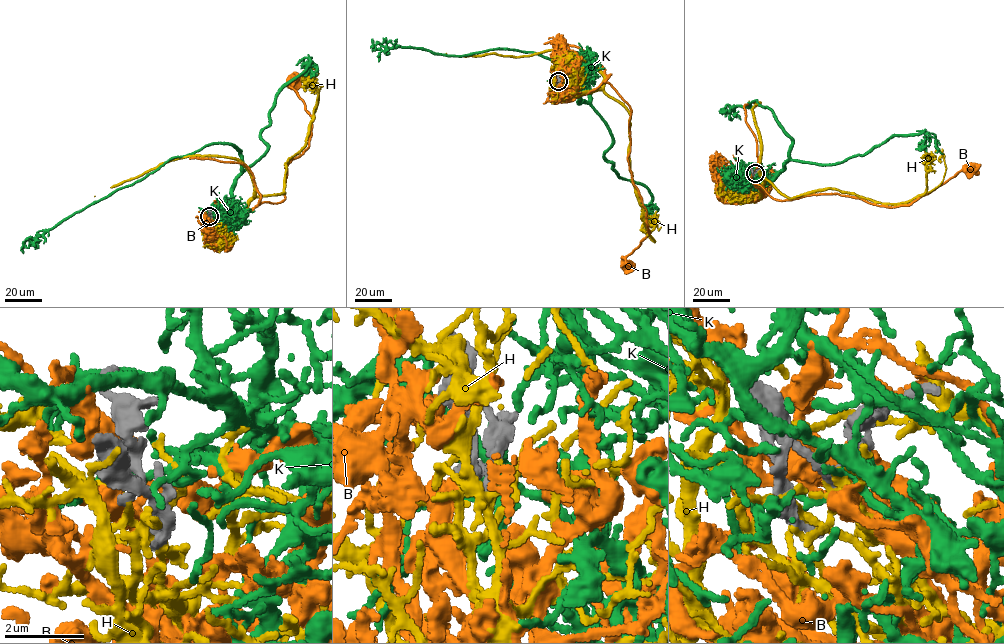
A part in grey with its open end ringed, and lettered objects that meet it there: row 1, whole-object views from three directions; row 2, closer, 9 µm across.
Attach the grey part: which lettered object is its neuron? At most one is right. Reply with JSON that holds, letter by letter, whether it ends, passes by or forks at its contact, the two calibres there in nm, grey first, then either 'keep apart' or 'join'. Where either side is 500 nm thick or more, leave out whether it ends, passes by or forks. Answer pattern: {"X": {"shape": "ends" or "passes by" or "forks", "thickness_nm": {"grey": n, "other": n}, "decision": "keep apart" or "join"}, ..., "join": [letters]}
{"B": {"shape": "ends", "thickness_nm": {"grey": 190, "other": 460}, "decision": "join"}, "H": {"shape": "forks", "thickness_nm": {"grey": 200, "other": 80}, "decision": "keep apart"}, "K": {"shape": "passes by", "thickness_nm": {"grey": 280, "other": 170}, "decision": "keep apart"}, "join": ["B"]}

